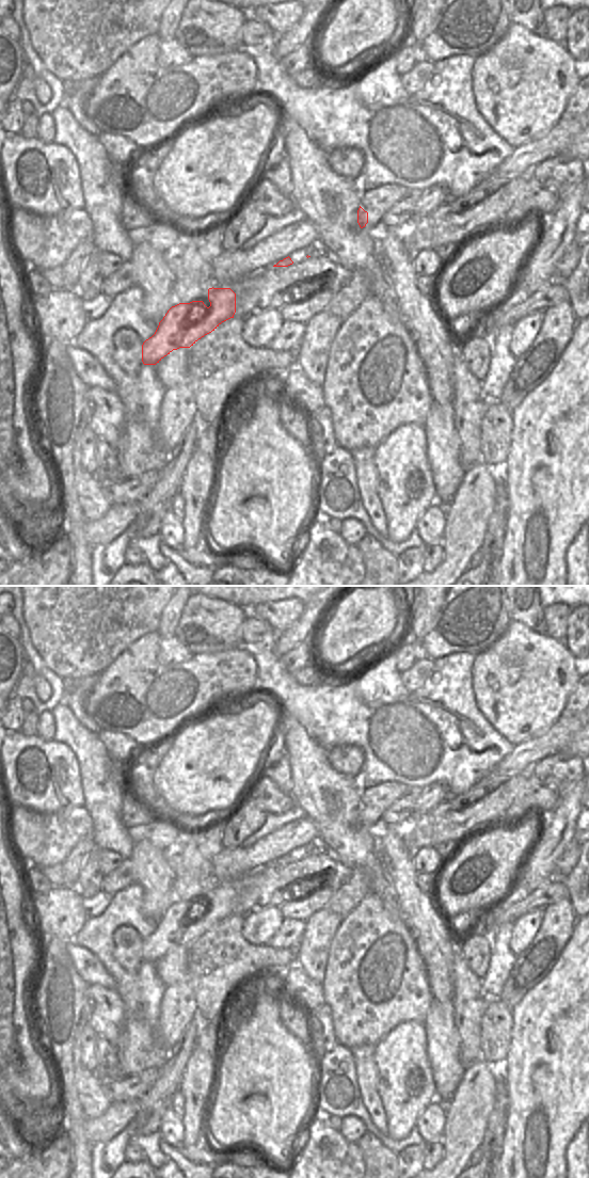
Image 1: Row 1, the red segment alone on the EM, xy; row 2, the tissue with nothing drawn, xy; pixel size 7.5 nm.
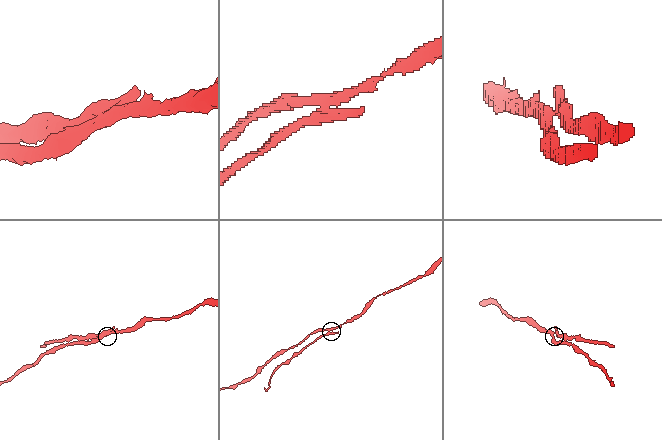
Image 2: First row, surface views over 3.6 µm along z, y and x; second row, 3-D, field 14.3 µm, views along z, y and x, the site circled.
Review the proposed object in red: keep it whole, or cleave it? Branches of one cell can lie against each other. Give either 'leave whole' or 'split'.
split

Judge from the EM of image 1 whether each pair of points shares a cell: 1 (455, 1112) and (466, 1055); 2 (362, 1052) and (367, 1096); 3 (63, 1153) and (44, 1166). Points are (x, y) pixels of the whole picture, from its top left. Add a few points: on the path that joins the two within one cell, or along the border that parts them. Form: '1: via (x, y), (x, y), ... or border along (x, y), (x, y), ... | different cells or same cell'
1: border along (480, 1057), (466, 1067) | different cells
2: via (365, 1063), (367, 1085) | same cell
3: via (59, 1155), (48, 1165) | same cell

